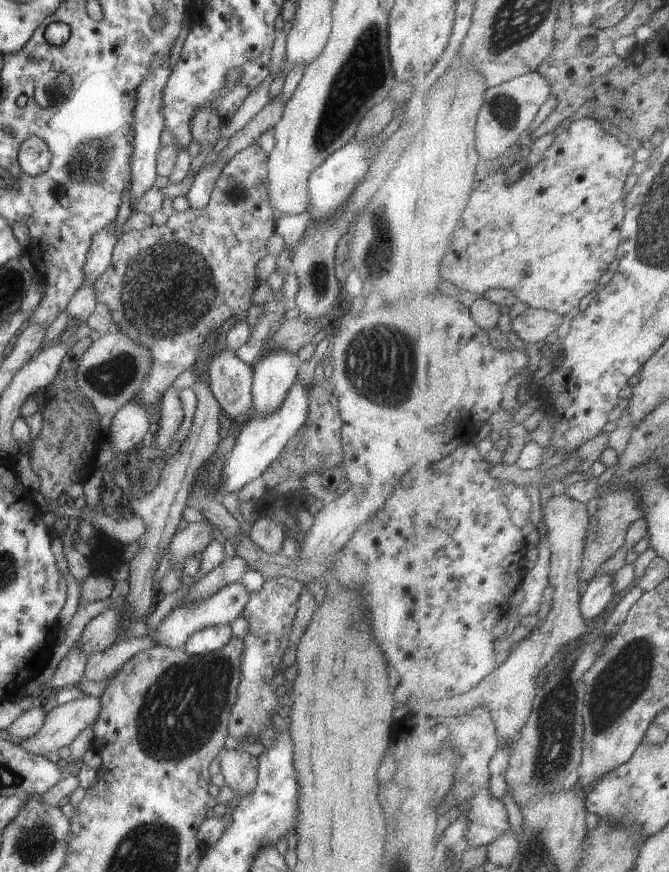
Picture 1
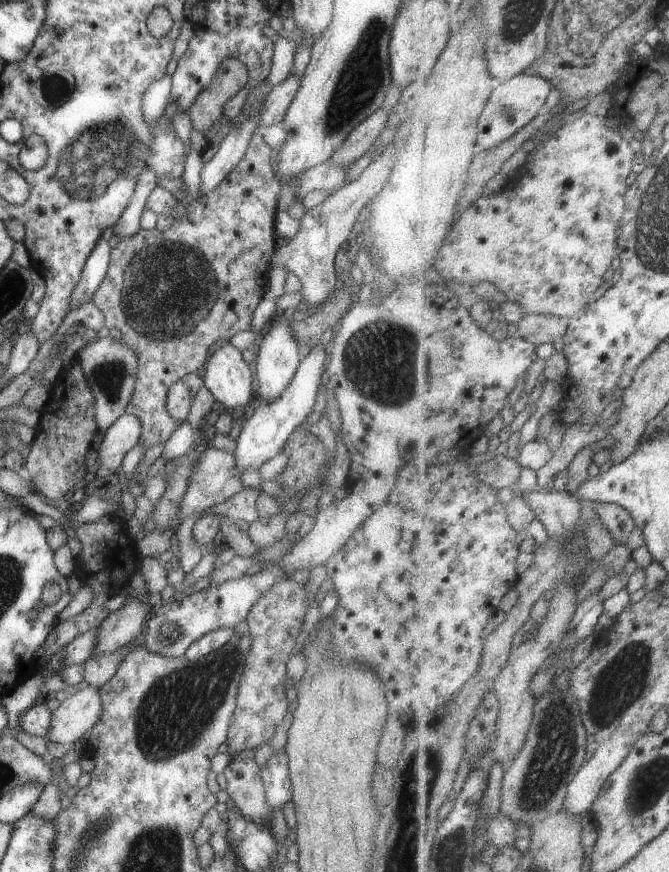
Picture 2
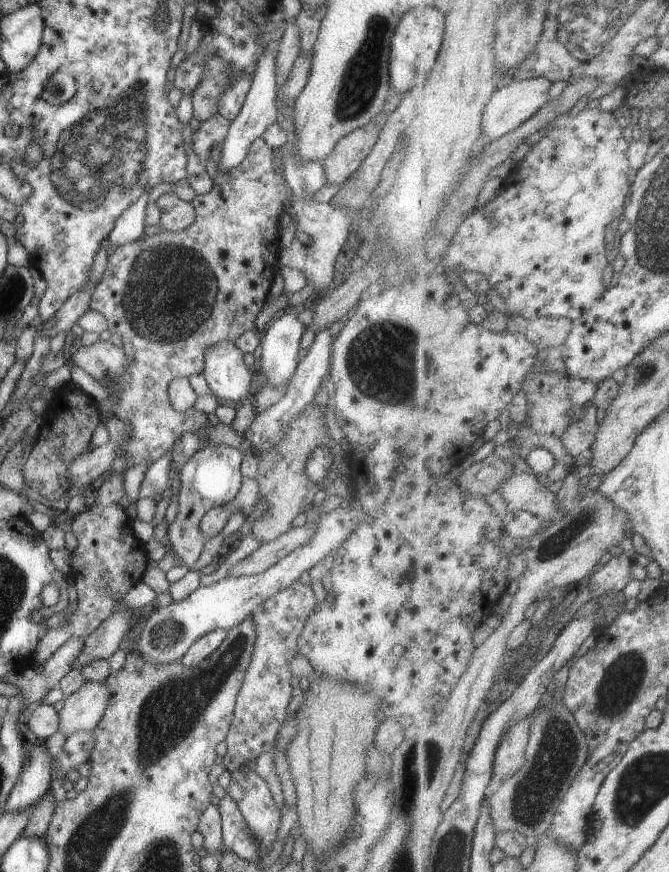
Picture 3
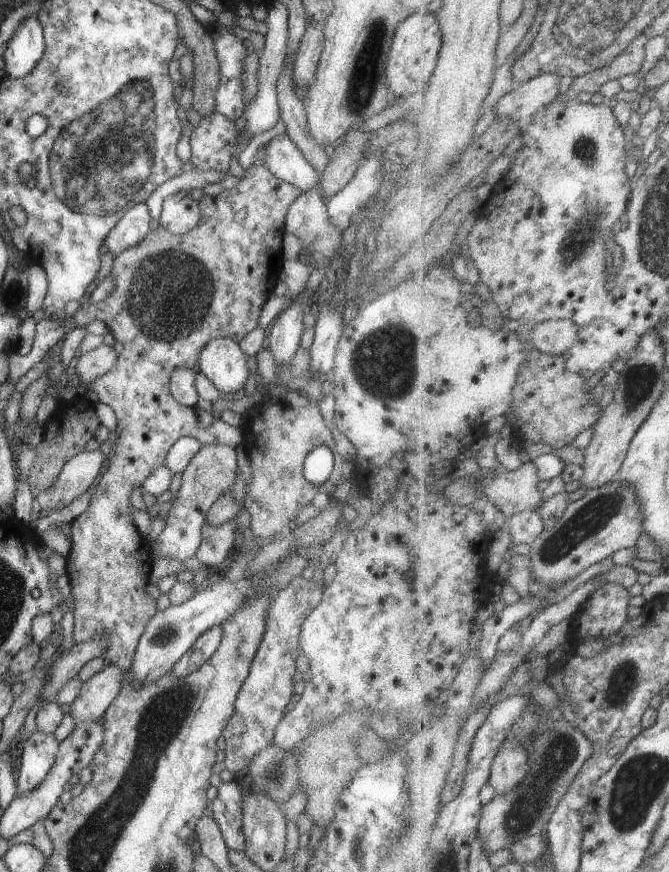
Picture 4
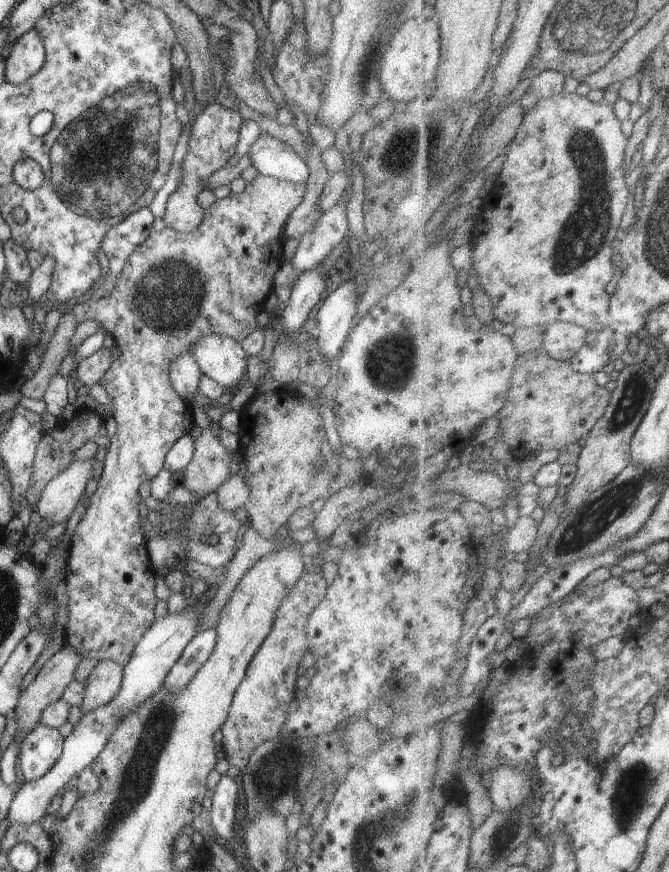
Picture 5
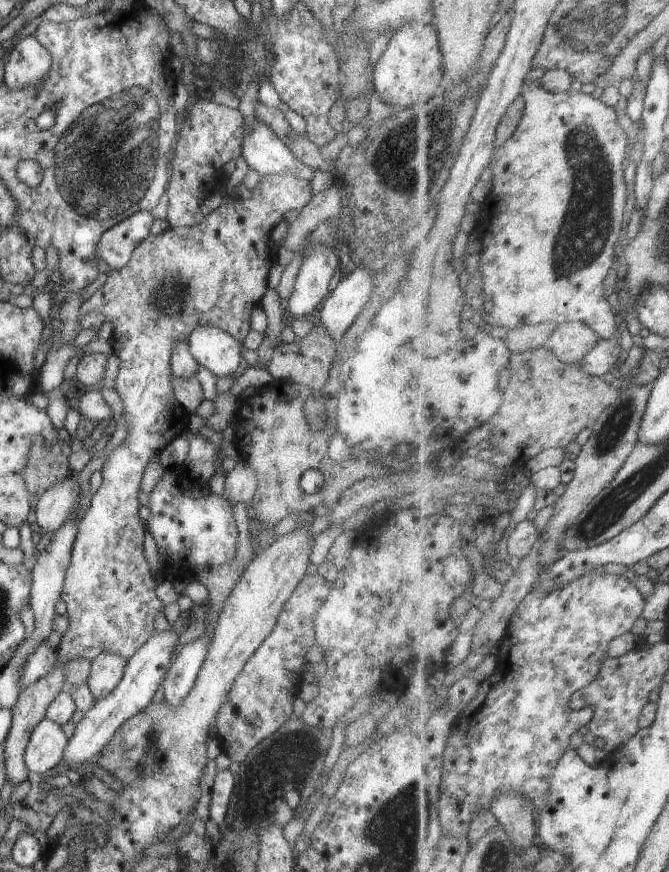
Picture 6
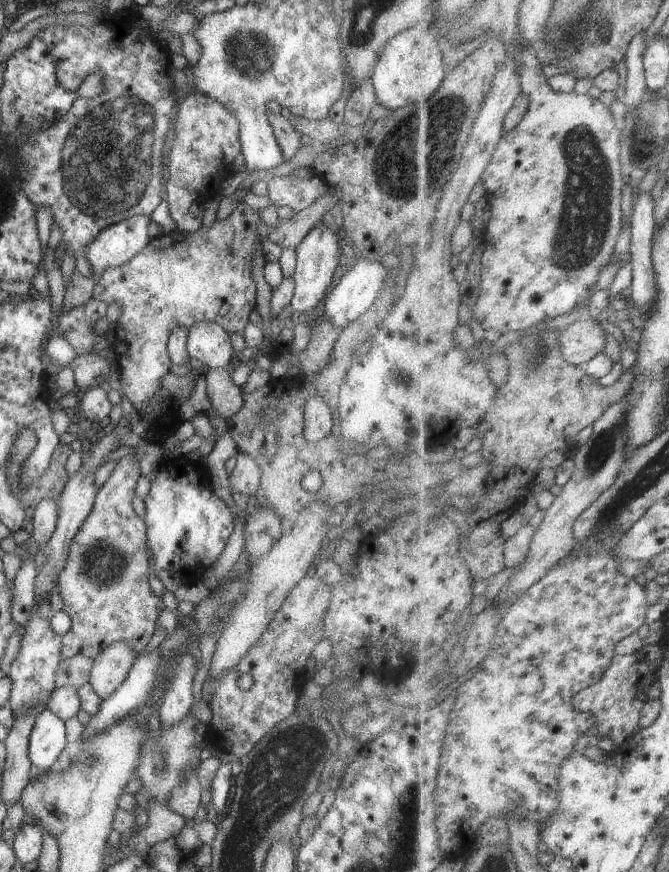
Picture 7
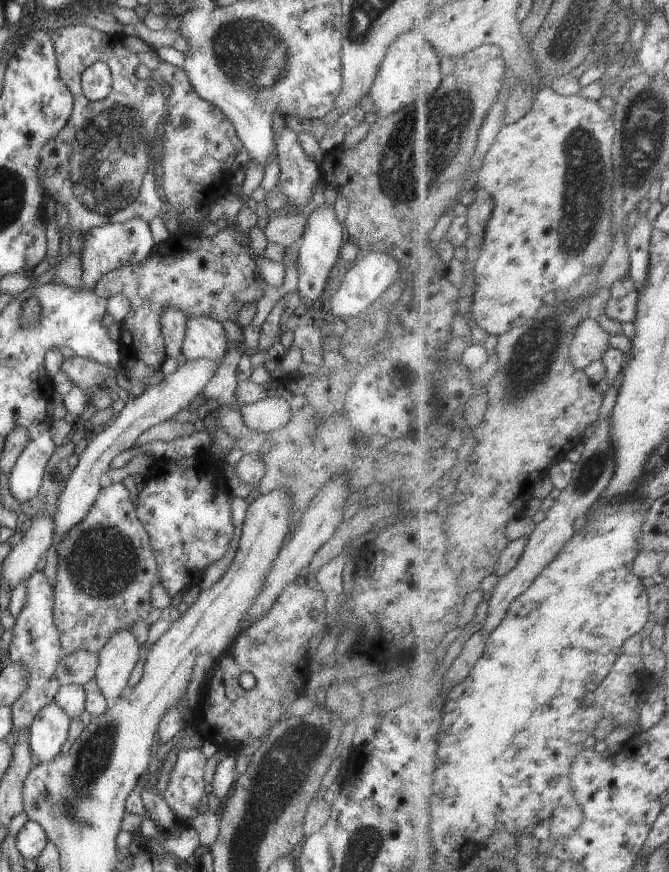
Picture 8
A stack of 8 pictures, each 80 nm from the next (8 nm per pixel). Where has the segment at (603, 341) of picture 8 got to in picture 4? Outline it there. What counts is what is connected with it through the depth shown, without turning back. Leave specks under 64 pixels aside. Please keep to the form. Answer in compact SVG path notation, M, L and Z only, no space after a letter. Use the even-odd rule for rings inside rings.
M552 319L535 325L529 340L540 352L563 357L577 342L577 332L577 325L572 321Z

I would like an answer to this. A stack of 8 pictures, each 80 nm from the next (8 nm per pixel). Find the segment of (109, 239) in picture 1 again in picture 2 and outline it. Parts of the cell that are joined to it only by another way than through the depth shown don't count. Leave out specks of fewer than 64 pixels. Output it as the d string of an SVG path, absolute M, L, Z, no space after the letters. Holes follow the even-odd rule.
M108 234L101 237L89 253L79 280L75 288L71 291L68 310L76 309L80 304L88 303L92 300L94 290L105 276L107 265L110 261L111 249L107 243Z

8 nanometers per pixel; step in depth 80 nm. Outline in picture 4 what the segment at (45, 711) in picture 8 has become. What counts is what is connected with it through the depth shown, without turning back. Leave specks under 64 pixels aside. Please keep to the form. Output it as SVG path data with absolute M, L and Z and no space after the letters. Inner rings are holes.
M33 731L23 742L23 752L16 761L17 781L15 794L25 794L33 788L39 788L51 769L57 755L57 740L53 734Z

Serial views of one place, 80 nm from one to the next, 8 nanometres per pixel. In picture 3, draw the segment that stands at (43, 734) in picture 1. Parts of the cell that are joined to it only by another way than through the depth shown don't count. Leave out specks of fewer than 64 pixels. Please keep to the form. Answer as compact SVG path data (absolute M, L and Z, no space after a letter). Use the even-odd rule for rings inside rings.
M105 681L81 684L73 694L63 700L57 714L57 730L66 738L75 732L89 732L101 719L107 705Z

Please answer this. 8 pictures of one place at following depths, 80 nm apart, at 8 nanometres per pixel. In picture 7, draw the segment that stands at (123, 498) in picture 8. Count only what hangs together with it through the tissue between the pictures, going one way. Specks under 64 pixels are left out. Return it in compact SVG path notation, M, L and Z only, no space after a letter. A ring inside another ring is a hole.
M136 449L115 461L113 471L103 486L95 492L93 507L85 516L83 523L71 544L69 554L65 560L63 570L59 572L57 583L58 593L63 601L61 611L71 620L71 628L61 635L61 660L81 654L85 658L93 659L103 648L121 640L125 642L131 652L137 655L147 644L156 628L159 614L165 609L162 600L153 595L149 588L147 576L149 562L147 562L146 527L142 518L139 518L131 506L135 496L135 485L141 476L137 461Z

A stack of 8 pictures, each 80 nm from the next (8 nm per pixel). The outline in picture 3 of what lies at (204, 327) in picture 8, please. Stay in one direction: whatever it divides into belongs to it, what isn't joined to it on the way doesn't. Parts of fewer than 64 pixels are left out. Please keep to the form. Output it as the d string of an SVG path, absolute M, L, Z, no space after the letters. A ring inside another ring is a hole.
M220 341L207 348L202 376L212 395L229 405L239 405L250 389L251 373L234 343Z

